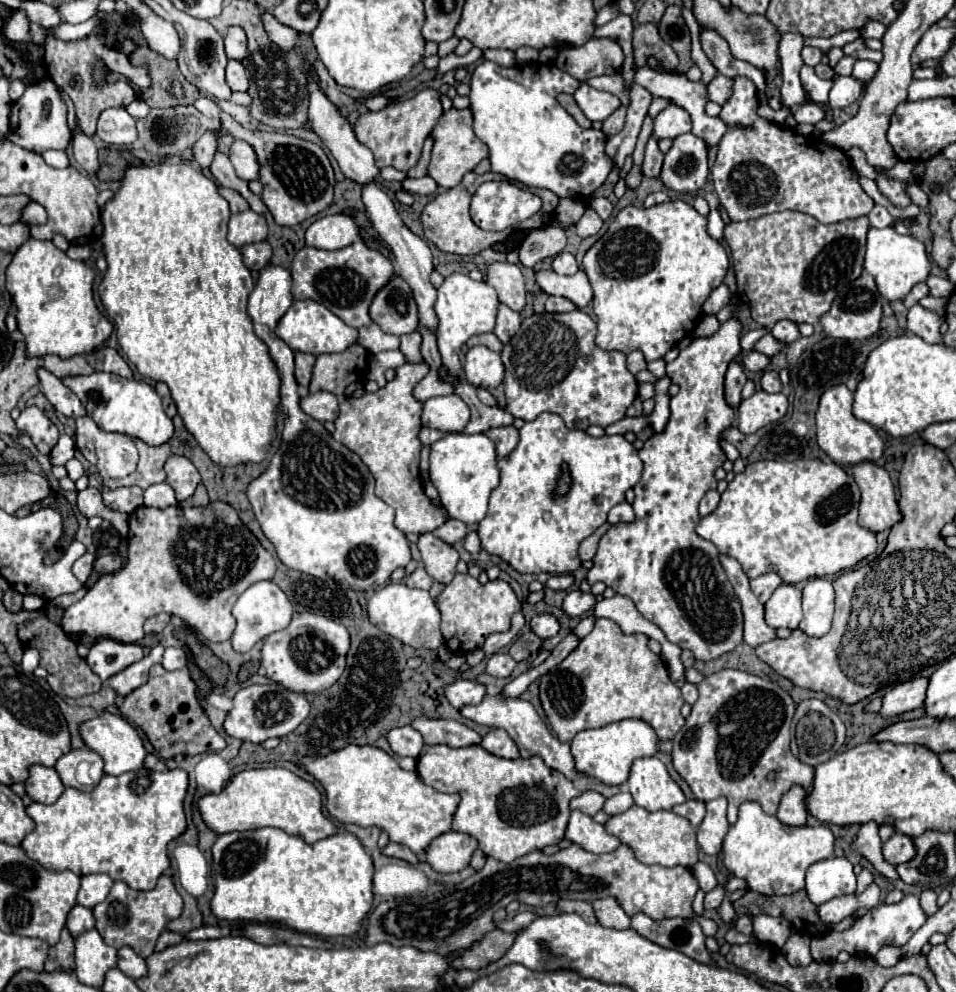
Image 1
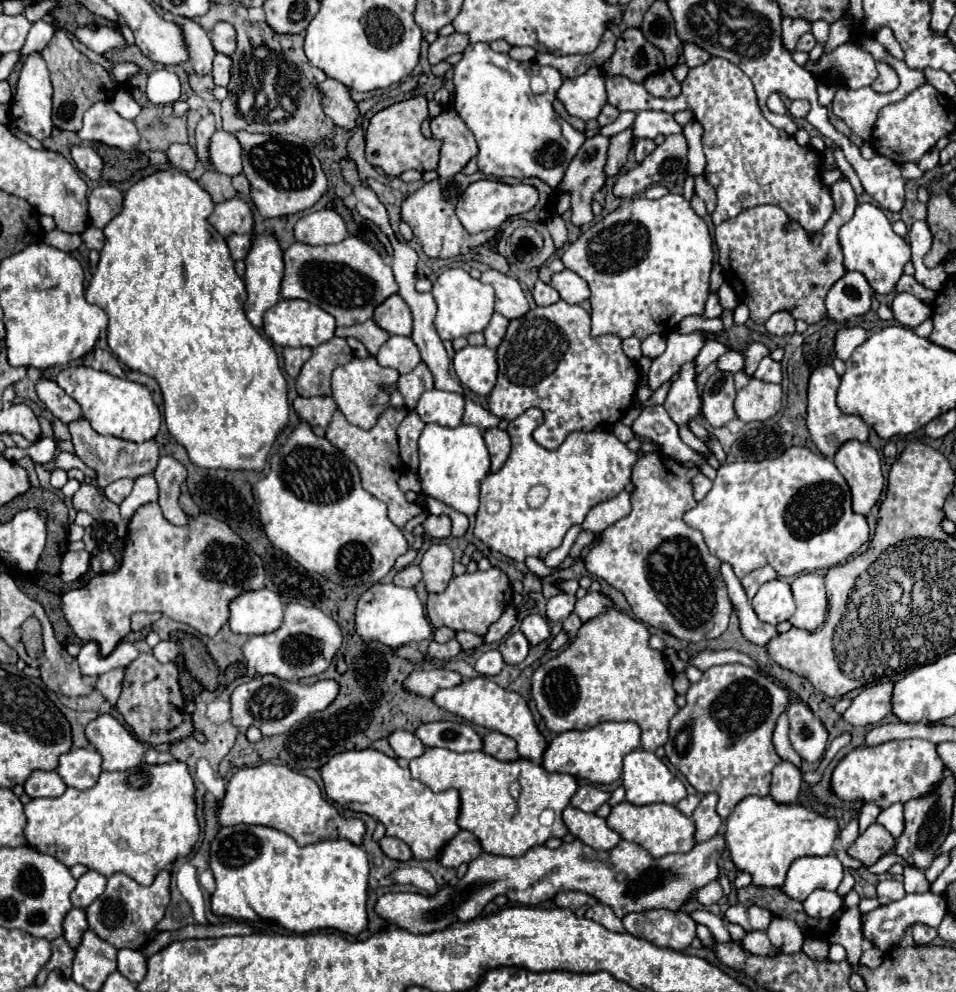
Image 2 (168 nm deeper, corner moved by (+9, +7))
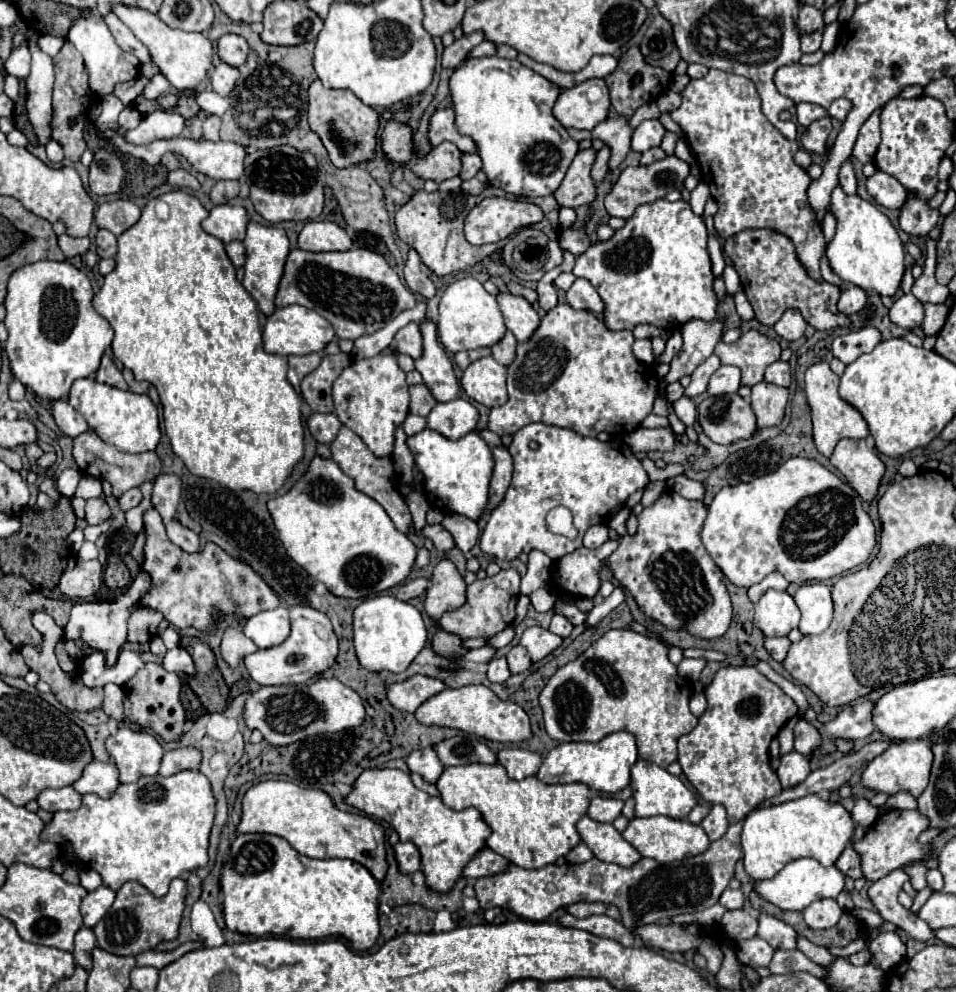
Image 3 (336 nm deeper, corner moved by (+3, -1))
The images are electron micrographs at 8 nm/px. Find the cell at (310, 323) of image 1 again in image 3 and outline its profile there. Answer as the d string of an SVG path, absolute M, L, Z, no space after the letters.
M288 305L282 309L276 309L266 325L264 325L264 349L268 353L276 355L308 355L308 353L320 353L324 347L334 339L334 327L316 311L306 309L302 305Z

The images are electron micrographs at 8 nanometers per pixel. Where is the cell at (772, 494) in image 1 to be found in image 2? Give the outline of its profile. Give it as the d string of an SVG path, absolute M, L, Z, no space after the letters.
M790 447L776 459L722 465L712 489L698 503L698 507L684 515L684 523L704 535L708 551L720 561L732 565L738 579L764 565L772 565L780 577L830 569L838 563L844 563L864 543L870 541L867 519L852 511L850 487L842 473L830 459L816 455L806 447Z

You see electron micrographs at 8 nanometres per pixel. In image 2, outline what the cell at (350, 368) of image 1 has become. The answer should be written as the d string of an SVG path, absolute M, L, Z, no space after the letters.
M334 337L312 349L312 357L304 363L298 379L296 391L300 397L324 397L330 395L330 375L336 367L352 361L354 353L346 339Z

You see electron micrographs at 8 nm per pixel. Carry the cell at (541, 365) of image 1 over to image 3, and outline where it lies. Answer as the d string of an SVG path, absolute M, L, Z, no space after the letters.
M558 305L548 311L532 337L516 345L516 357L508 365L508 401L490 411L488 429L496 435L514 435L520 427L540 421L572 429L584 437L596 437L600 431L610 435L630 433L648 413L658 395L658 377L652 367L644 367L632 355L634 335L630 331L610 331L590 311L576 311L570 305Z

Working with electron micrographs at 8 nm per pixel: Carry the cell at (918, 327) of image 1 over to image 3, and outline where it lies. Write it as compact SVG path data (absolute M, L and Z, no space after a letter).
M910 293L902 295L892 307L890 307L890 319L902 329L914 329L922 325L924 319L924 309L922 303Z

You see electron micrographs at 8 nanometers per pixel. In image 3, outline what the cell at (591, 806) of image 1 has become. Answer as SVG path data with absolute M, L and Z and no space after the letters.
M594 797L588 807L588 817L594 821L612 823L620 815L622 805L624 805L624 801L614 799L614 797Z

